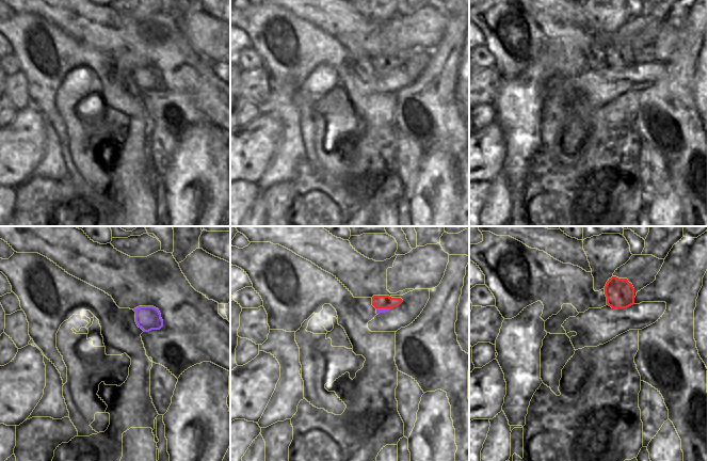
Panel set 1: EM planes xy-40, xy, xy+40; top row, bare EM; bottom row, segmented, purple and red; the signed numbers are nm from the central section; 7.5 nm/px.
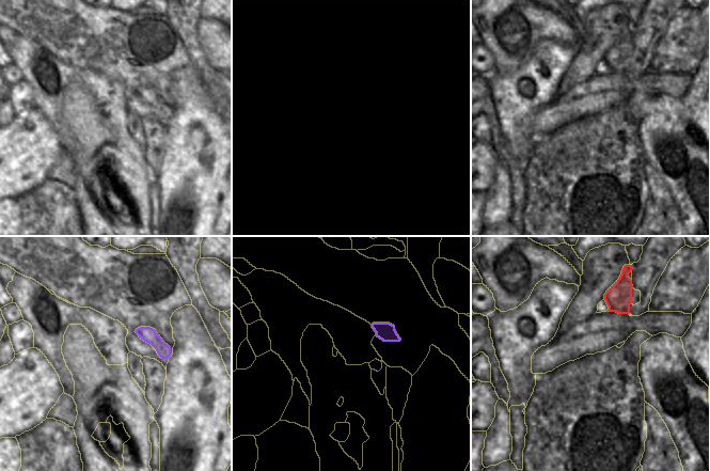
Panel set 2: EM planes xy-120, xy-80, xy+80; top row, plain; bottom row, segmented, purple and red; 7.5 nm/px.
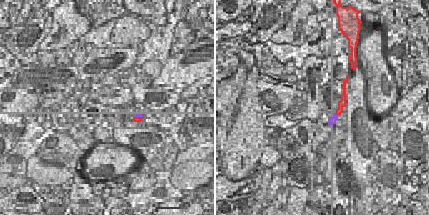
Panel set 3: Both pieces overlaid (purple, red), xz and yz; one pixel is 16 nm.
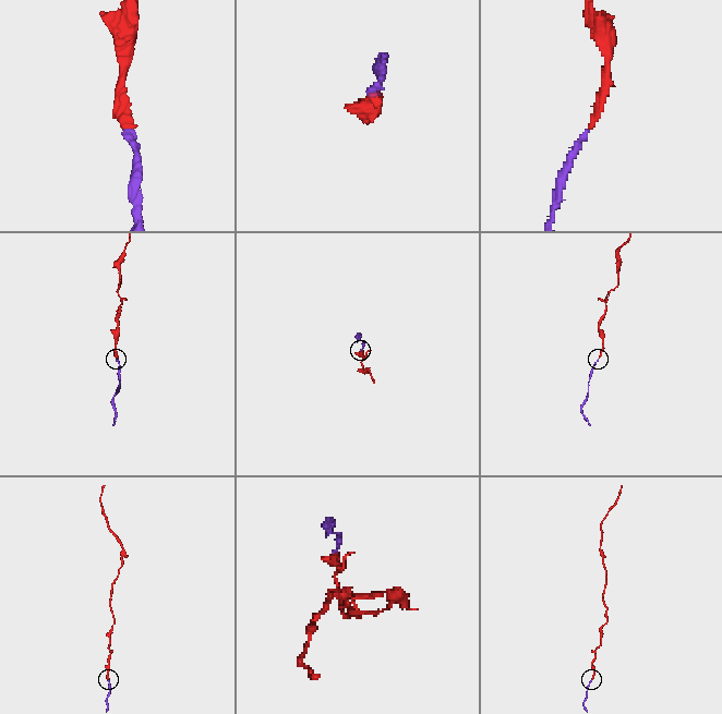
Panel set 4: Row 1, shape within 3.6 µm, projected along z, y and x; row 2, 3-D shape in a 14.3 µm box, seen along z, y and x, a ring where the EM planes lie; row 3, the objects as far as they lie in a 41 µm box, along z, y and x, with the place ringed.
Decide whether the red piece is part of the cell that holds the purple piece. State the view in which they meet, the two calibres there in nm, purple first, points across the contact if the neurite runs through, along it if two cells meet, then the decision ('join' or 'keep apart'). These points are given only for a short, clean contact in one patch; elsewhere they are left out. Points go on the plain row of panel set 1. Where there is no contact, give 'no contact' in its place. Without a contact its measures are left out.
meets purple in xy; 40 nm thick on the purple side, 100 nm on the other; runs through xy (379, 72), (384, 69), (377, 62); join

